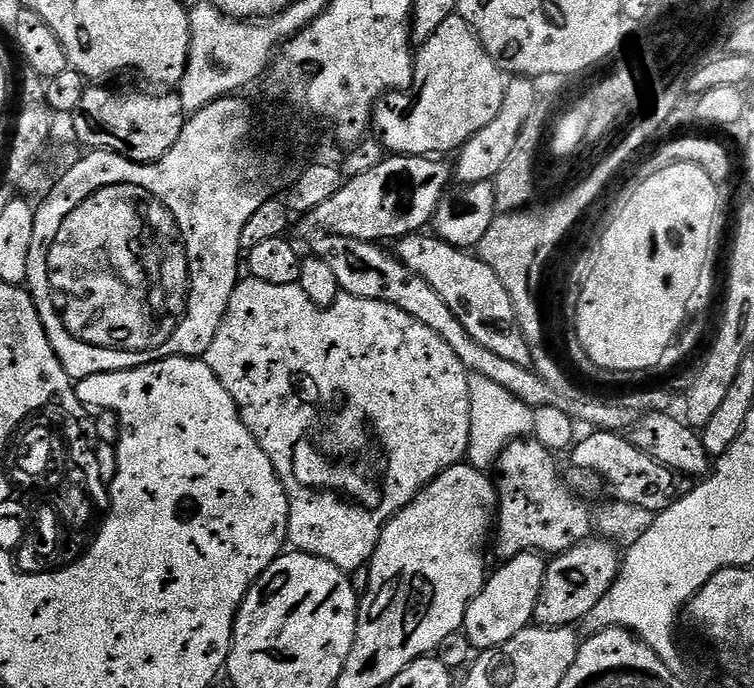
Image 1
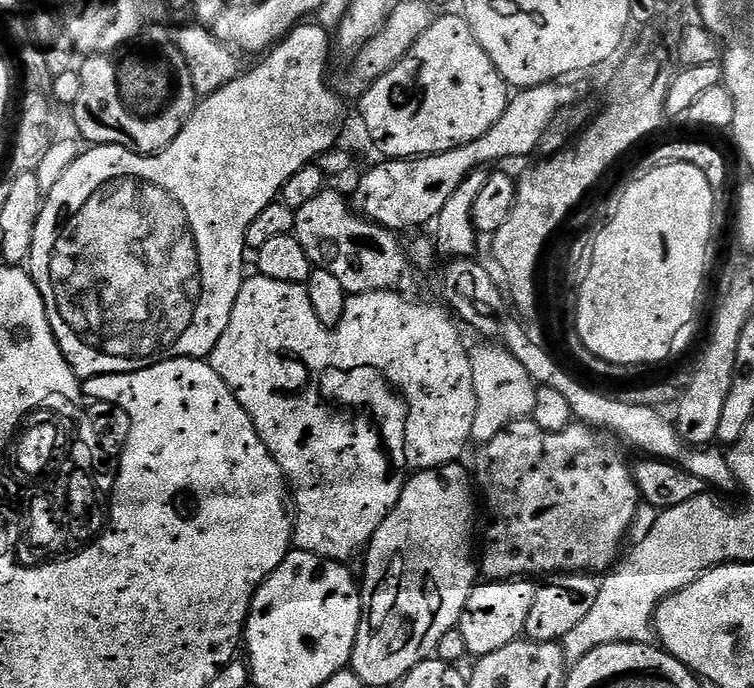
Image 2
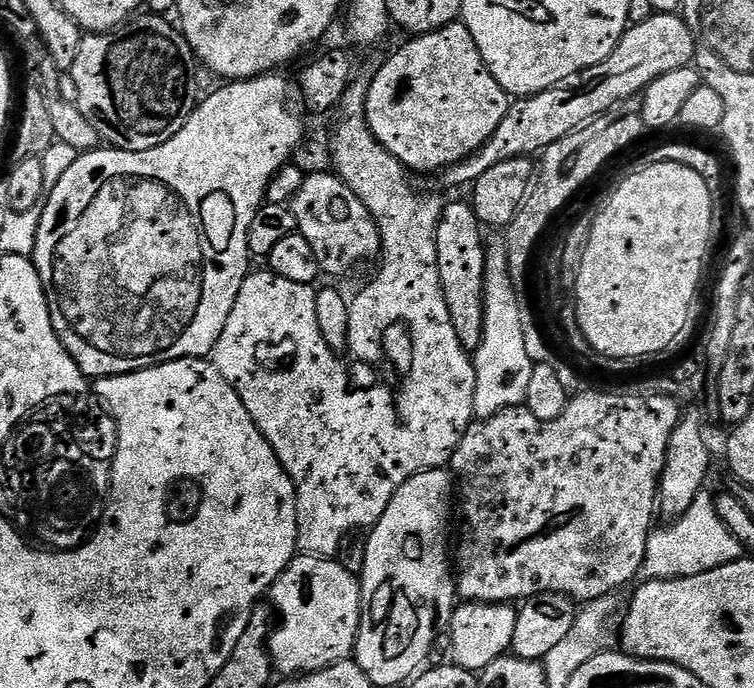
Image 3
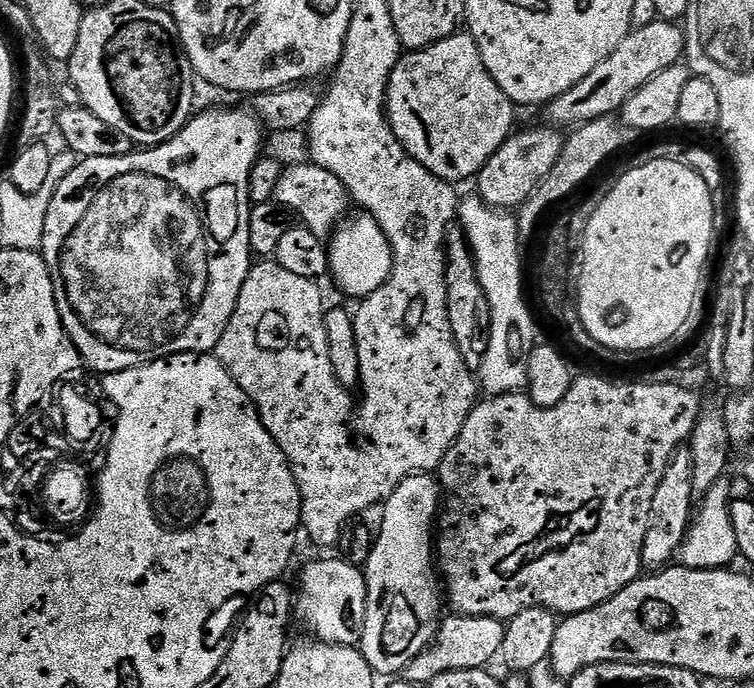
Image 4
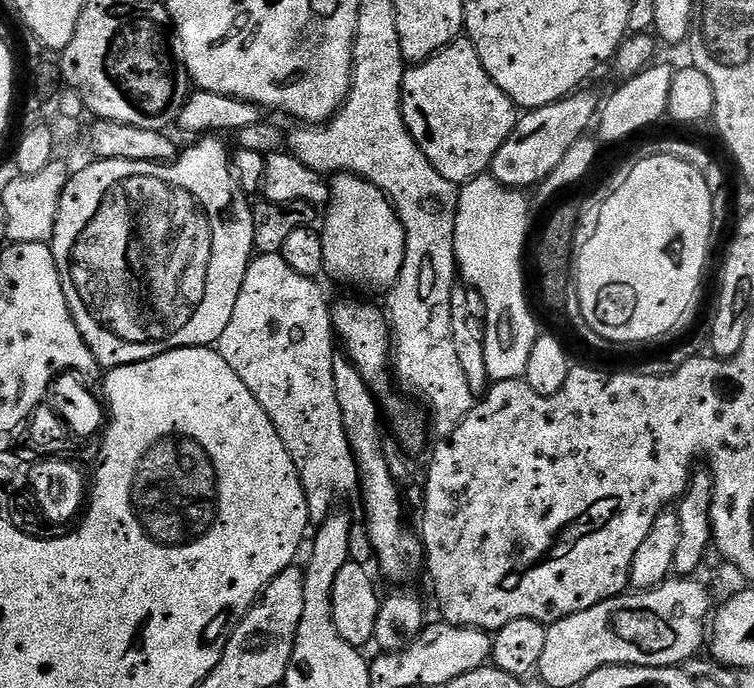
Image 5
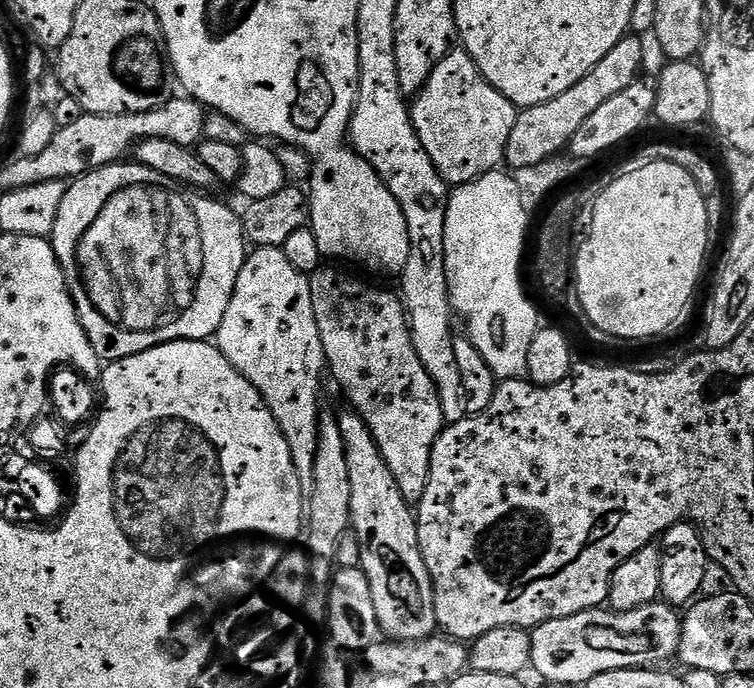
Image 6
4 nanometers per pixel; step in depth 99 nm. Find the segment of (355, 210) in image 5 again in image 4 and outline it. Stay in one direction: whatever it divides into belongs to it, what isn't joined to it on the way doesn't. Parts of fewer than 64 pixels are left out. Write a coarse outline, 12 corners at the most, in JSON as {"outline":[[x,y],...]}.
{"outline":[[373,216],[333,231],[328,271],[354,301],[390,278],[392,254]]}

